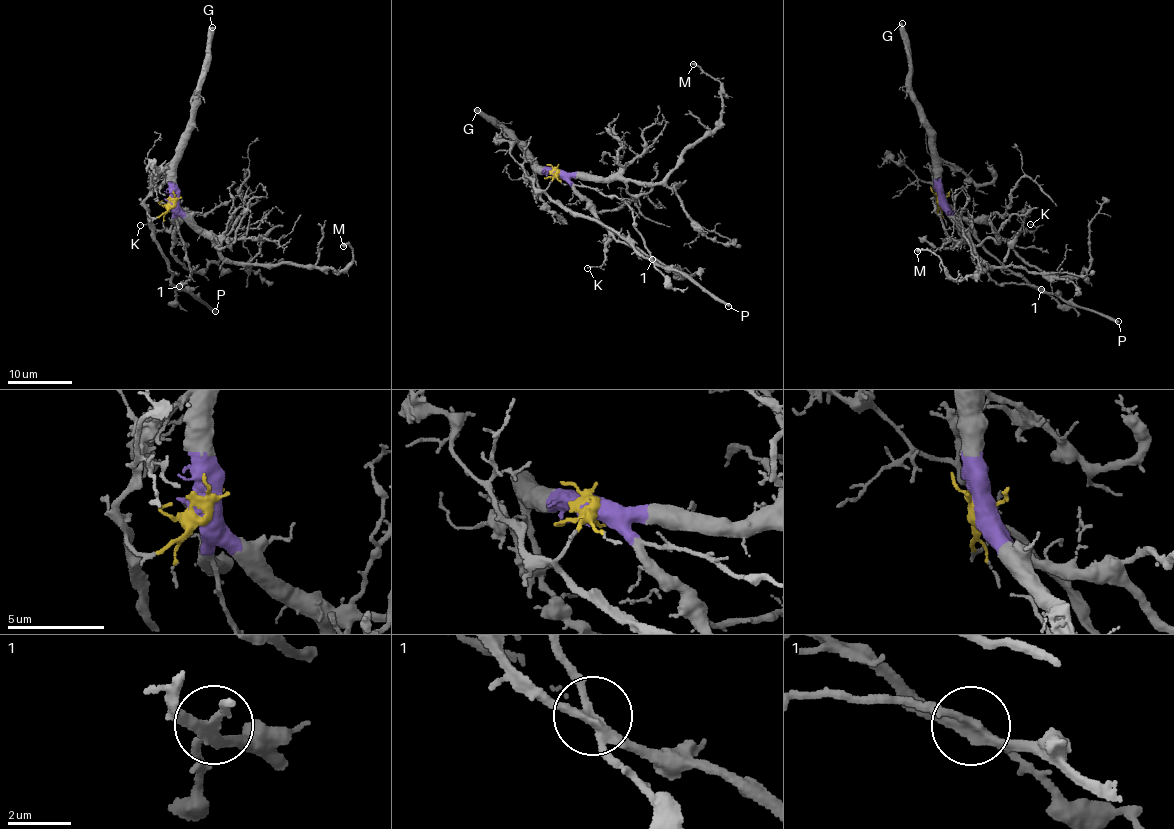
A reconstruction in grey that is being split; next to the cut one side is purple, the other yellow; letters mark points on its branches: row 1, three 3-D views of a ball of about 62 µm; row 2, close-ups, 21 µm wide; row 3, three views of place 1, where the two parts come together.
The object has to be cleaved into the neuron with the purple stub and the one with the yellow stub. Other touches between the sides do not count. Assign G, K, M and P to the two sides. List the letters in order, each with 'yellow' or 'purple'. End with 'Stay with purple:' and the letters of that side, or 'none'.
G: purple
K: purple
M: purple
P: yellow
Stay with purple: G, K, M

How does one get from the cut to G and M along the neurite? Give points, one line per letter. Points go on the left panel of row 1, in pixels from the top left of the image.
G: (170, 203), (170, 163), (179, 150), (180, 136), (189, 122), (191, 100), (203, 71), (211, 26)
M: (170, 203), (186, 212), (224, 257), (239, 261), (314, 266), (339, 273), (353, 258), (349, 244), (342, 247)

